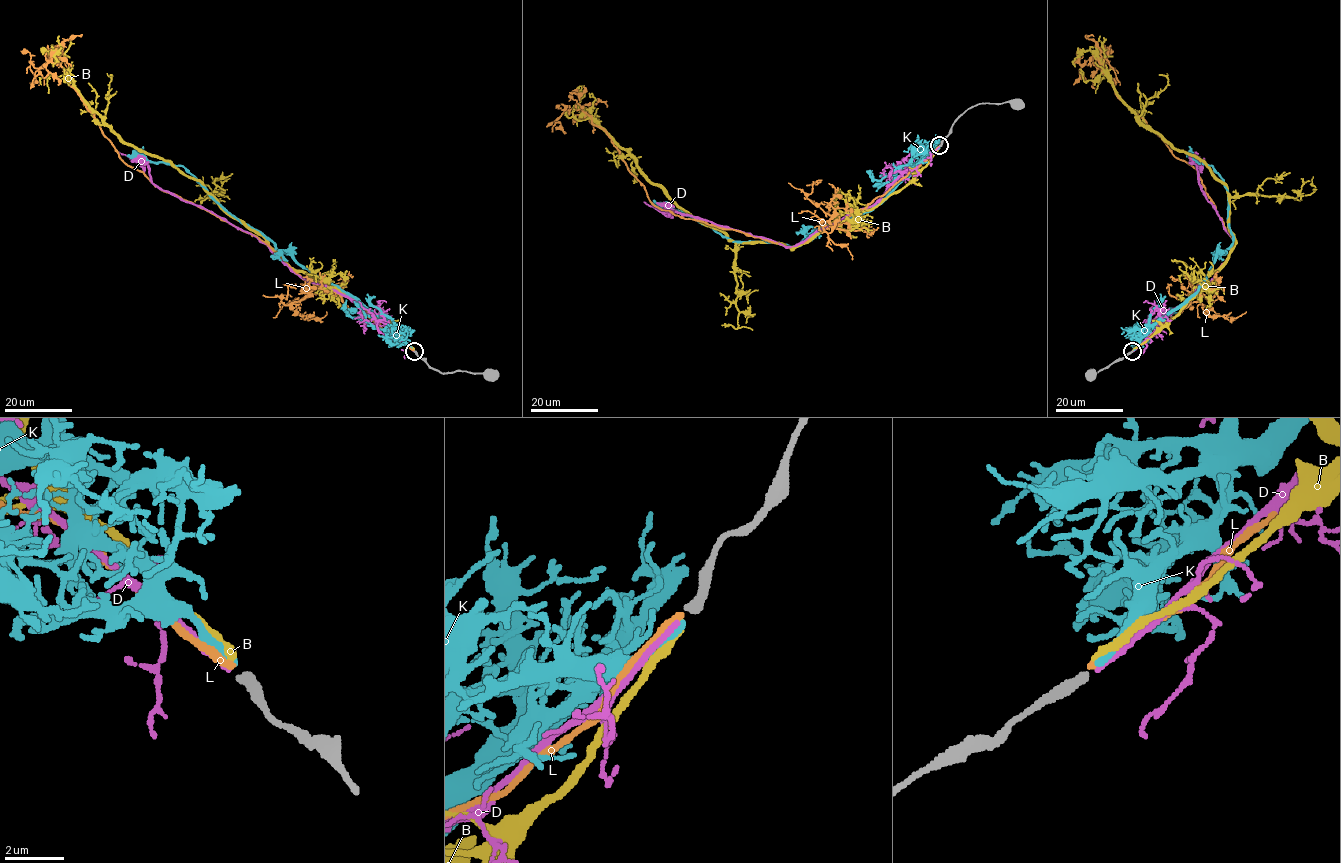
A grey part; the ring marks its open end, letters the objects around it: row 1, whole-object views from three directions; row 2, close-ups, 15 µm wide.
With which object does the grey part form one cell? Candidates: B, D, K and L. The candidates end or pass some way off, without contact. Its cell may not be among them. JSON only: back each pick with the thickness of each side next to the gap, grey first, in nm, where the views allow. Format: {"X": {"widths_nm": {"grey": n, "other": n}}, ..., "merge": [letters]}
{"D": {"widths_nm": {"grey": 360, "other": 180}}, "merge": ["D"]}

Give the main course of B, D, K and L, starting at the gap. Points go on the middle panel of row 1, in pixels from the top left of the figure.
B: (939, 146), (880, 203), (835, 220), (794, 247), (735, 242), (653, 183), (584, 114), (578, 88)
D: (939, 147), (915, 168), (904, 171), (872, 205), (850, 212), (791, 247), (674, 210), (657, 210), (643, 202)
K: (939, 147), (870, 209), (817, 229), (799, 246), (761, 241), (733, 242), (691, 217), (653, 200)
L: (939, 146), (864, 209), (785, 247), (655, 206), (610, 137), (579, 110), (568, 110), (555, 122), (564, 133)

